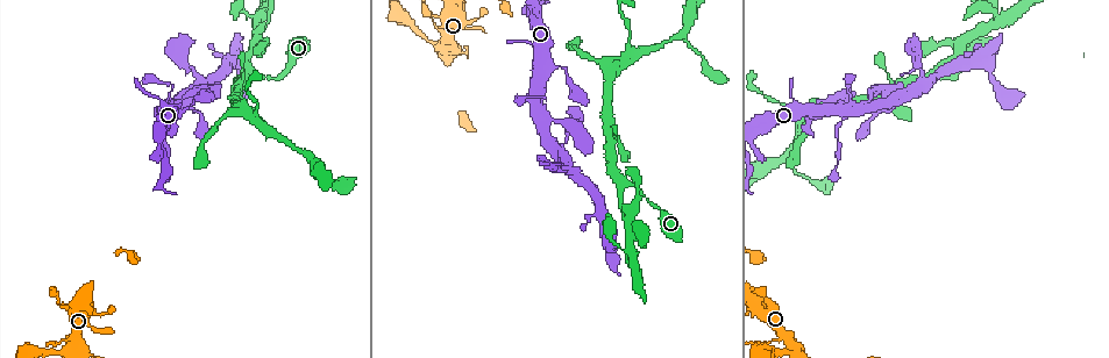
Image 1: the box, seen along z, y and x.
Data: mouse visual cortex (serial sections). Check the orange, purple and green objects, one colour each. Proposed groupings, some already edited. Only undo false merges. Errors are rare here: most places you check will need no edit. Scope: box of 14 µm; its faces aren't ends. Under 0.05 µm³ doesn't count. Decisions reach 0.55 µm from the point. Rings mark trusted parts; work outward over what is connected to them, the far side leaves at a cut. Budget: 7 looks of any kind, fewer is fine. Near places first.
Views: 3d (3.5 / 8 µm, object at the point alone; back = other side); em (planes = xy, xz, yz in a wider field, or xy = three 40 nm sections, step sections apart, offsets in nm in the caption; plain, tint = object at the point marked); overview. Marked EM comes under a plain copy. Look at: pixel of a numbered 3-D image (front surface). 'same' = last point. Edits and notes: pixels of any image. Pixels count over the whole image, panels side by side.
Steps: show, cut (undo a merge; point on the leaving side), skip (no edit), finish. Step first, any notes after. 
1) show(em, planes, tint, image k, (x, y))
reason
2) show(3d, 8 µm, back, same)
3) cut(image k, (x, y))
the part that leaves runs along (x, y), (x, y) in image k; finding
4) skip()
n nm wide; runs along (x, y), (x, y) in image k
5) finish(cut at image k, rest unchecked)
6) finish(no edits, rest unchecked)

show(3d, 8 µm, image 1, (627, 182))
side arm on a straight run

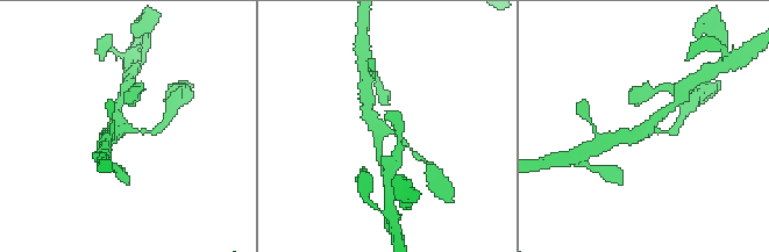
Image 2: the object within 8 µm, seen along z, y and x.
show(em, xy, step 5, tint, image 2, (648, 130))
3 arms; arms of 150, 250, 350 nm; shape alone is not enough

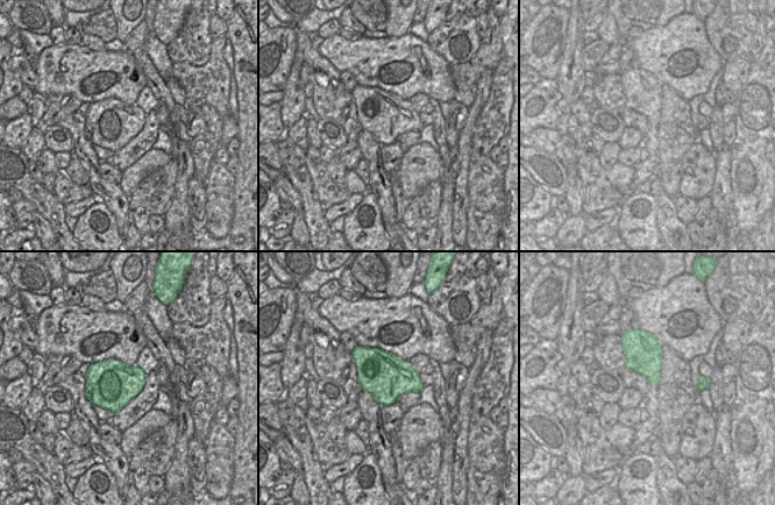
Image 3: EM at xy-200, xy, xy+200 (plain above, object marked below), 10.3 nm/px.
skip()
continuous, no second cell

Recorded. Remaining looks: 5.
show(3d, 8 µm, back, image 1, (540, 59))
arms part here

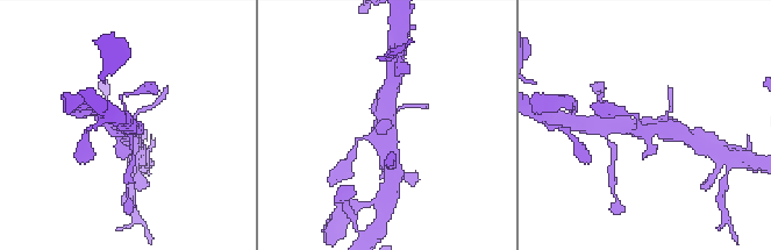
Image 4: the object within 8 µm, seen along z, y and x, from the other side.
show(em, xy, step 2, tint, image 4, (644, 129))

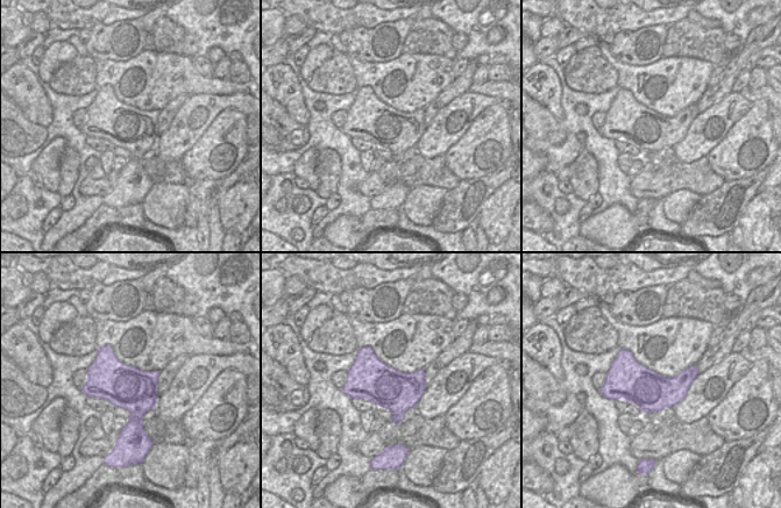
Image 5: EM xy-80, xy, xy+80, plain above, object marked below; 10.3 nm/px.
skip()
440 nm wide; runs along (679, 133), (614, 126) in image 4; all the same cell

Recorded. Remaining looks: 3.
show(3d, 8 µm, image 1, (63, 338))
thick turns thin

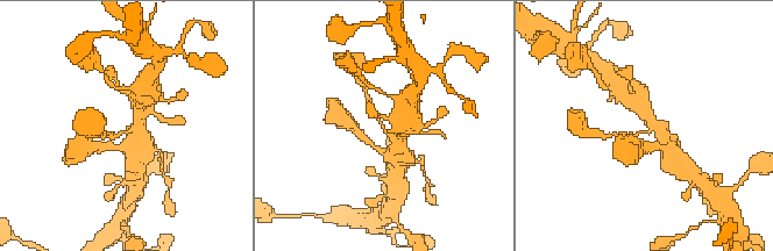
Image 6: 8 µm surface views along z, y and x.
show(em, xy, step 3, tint, image 6, (124, 133))
shape alone is not enough

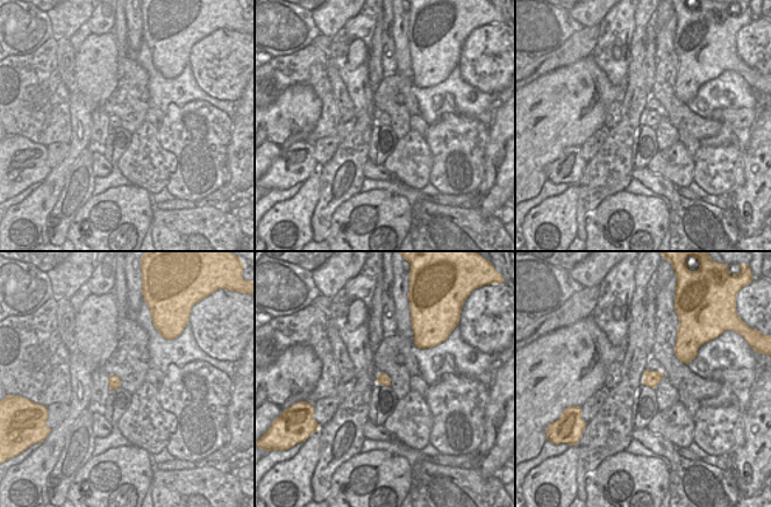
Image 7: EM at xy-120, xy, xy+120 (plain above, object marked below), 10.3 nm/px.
skip()
arms of 150, 350 nm; runs along (403, 135), (383, 129), (369, 100) in image 6; all the same cell

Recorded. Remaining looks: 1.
finish(no edits, rest unchecked)

